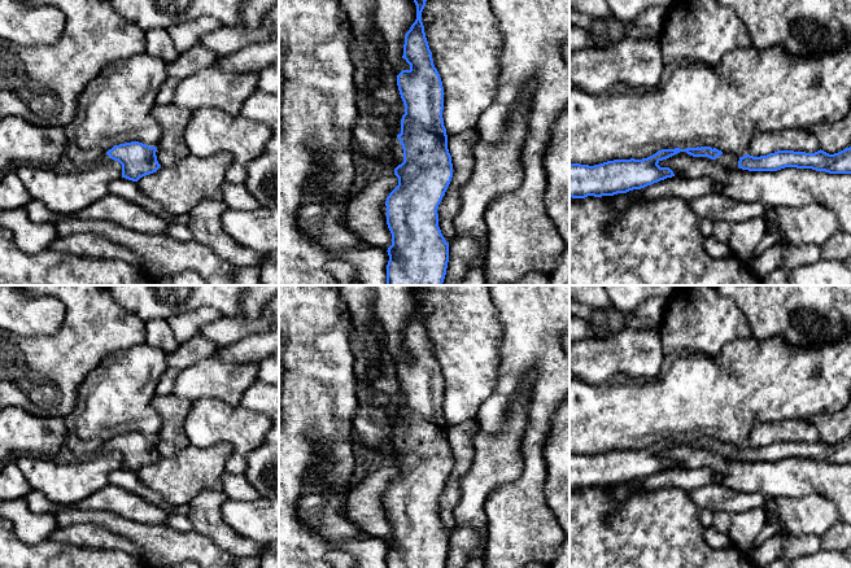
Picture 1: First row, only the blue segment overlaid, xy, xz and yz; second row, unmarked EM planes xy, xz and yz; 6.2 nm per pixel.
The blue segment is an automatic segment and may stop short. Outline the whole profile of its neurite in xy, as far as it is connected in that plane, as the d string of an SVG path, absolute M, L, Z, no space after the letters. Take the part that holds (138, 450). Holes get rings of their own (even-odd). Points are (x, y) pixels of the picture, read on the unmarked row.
M139 432L114 436L100 451L109 454L113 450L122 455L122 468L138 472L140 468L156 463L161 455L156 446L157 438Z

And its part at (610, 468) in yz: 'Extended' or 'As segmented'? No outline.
Extended

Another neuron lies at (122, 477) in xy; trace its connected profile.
M118 468L110 473L109 482L144 498L153 506L157 506L169 514L187 515L188 512L187 504L175 507L170 506L160 493L152 490L144 482L141 482L136 472L128 471L126 468Z

